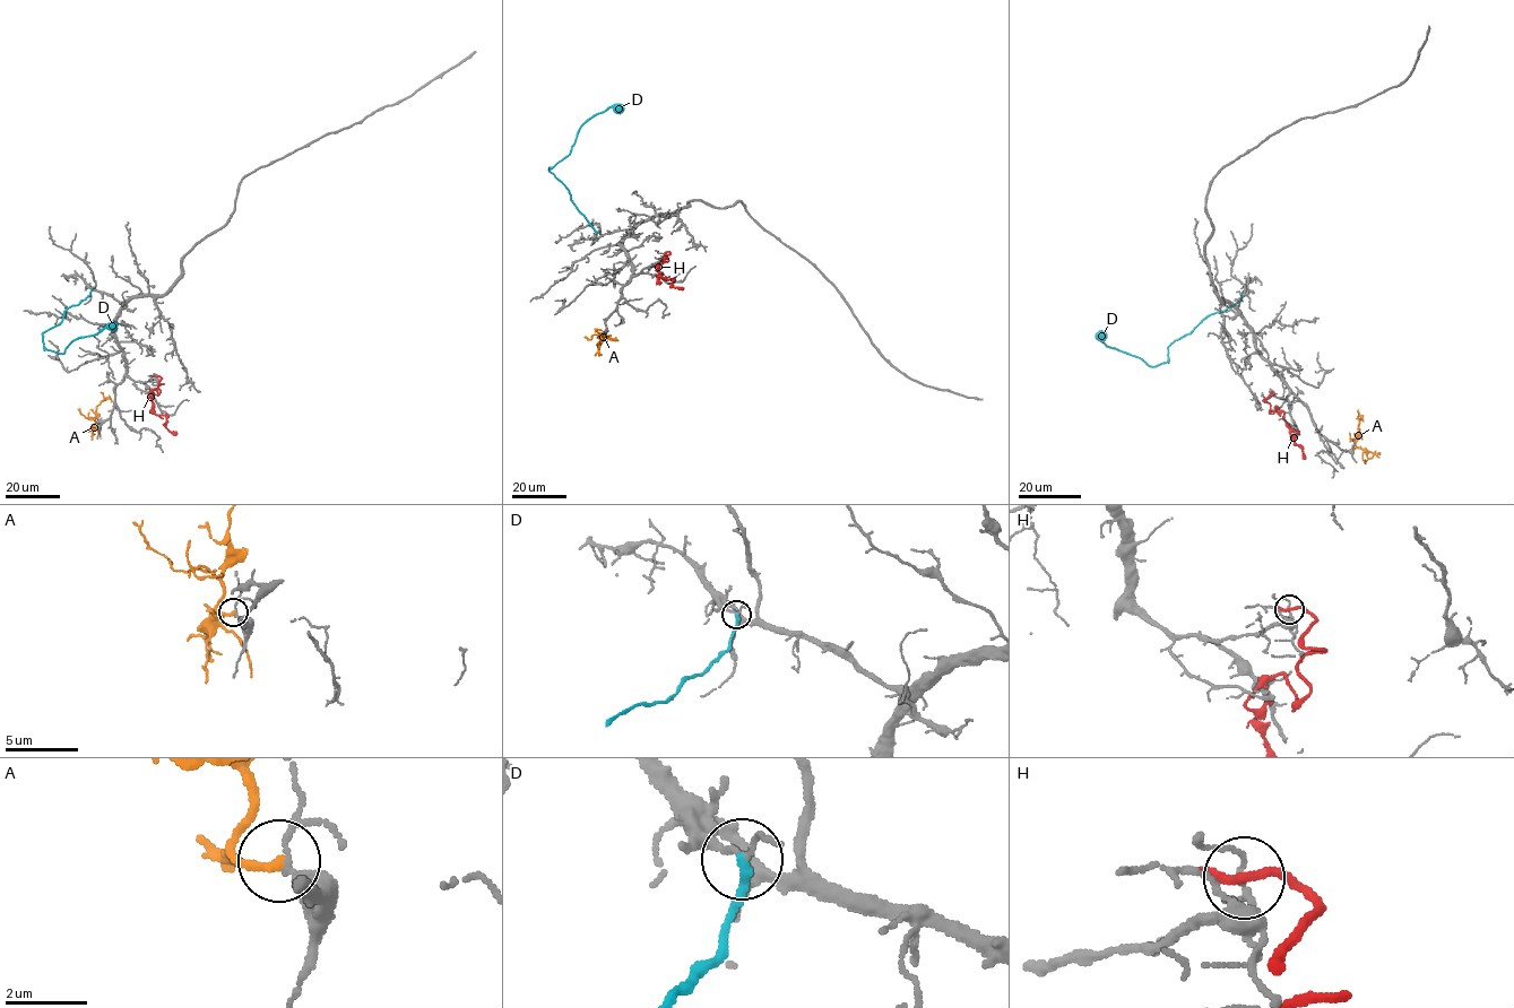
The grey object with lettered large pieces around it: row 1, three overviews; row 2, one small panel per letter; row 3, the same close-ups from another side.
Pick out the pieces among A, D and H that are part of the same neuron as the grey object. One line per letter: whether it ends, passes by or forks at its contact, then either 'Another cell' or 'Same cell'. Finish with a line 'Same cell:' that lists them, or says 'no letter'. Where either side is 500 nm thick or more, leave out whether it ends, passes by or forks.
A: It ends there. Another cell
D: It ends there. Another cell
H: It ends there. Another cell
Same cell: no letter

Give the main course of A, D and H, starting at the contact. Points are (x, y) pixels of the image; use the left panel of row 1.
A: (97, 426), (94, 425), (96, 407), (110, 398), (111, 401)
D: (91, 288), (88, 296), (63, 312), (59, 324), (42, 333), (43, 346), (62, 354), (72, 340), (117, 324)
H: (156, 376), (163, 384), (157, 394), (155, 389), (148, 394), (153, 411), (165, 416), (165, 427), (176, 434)

